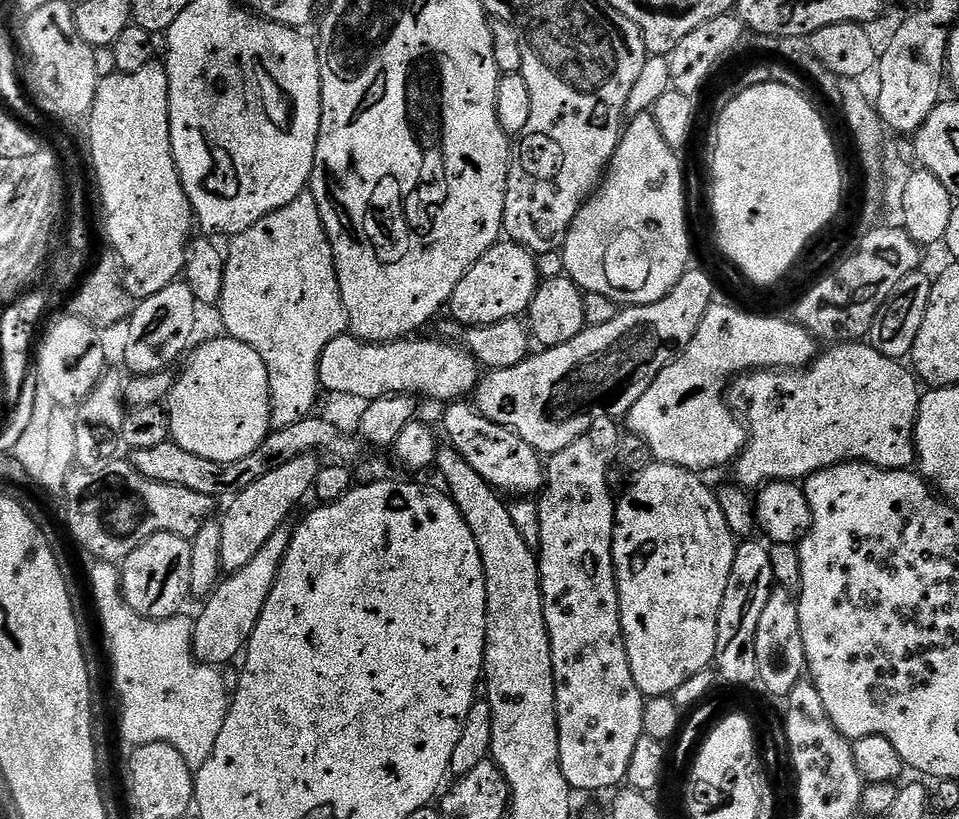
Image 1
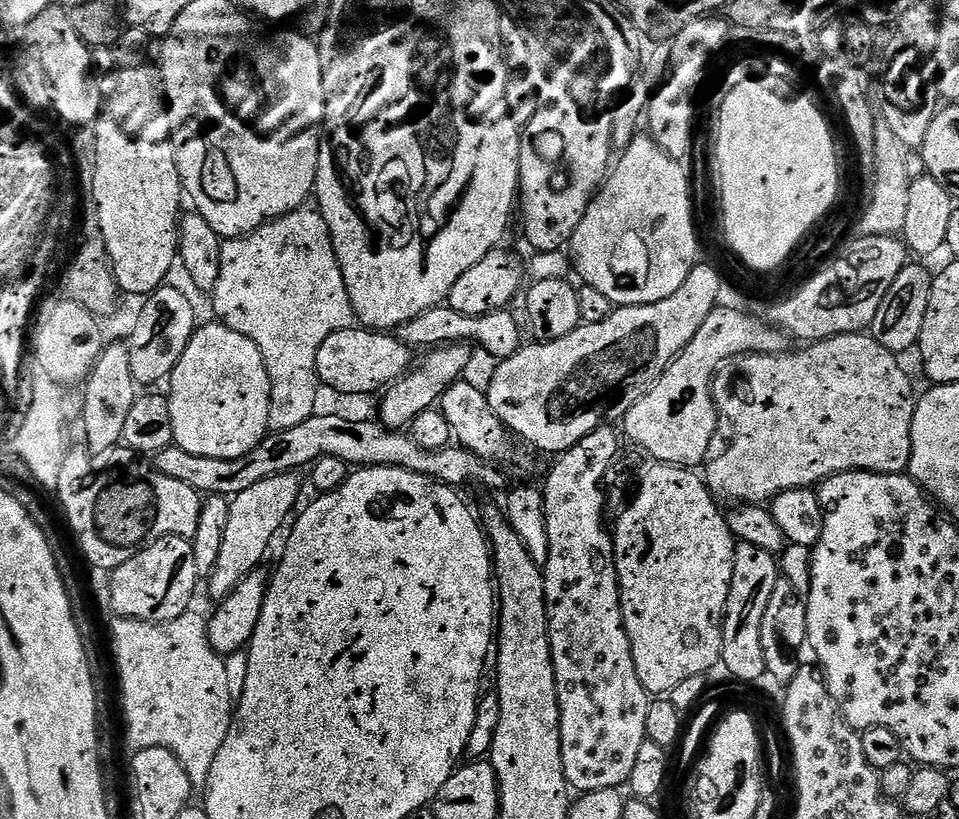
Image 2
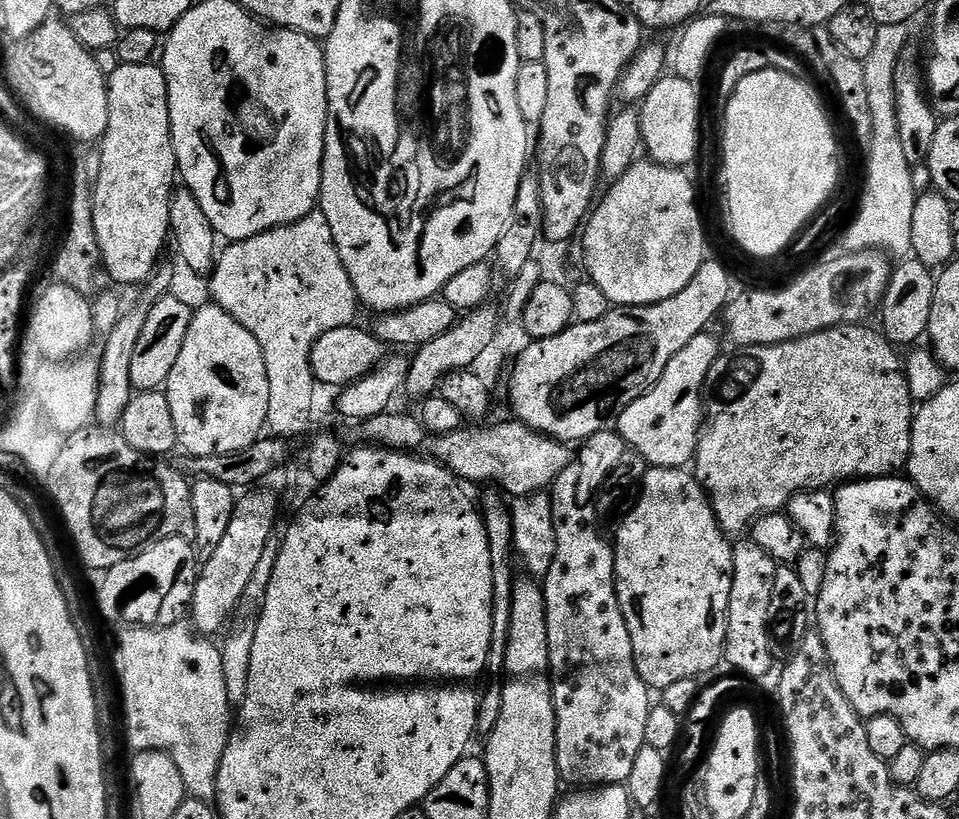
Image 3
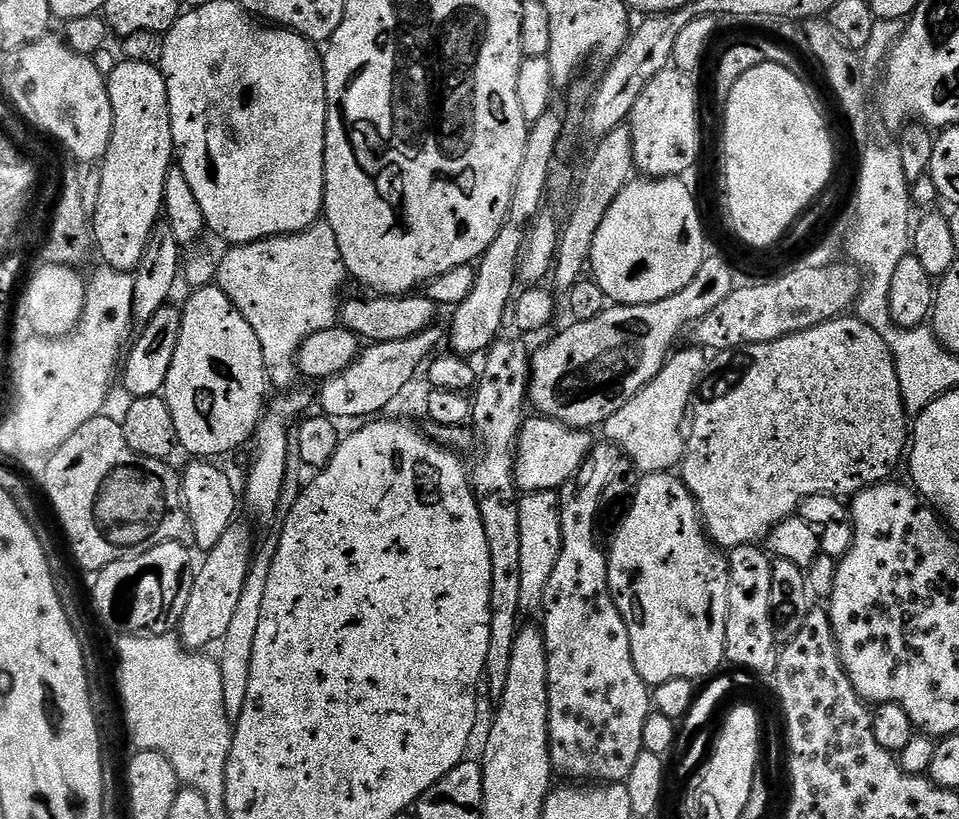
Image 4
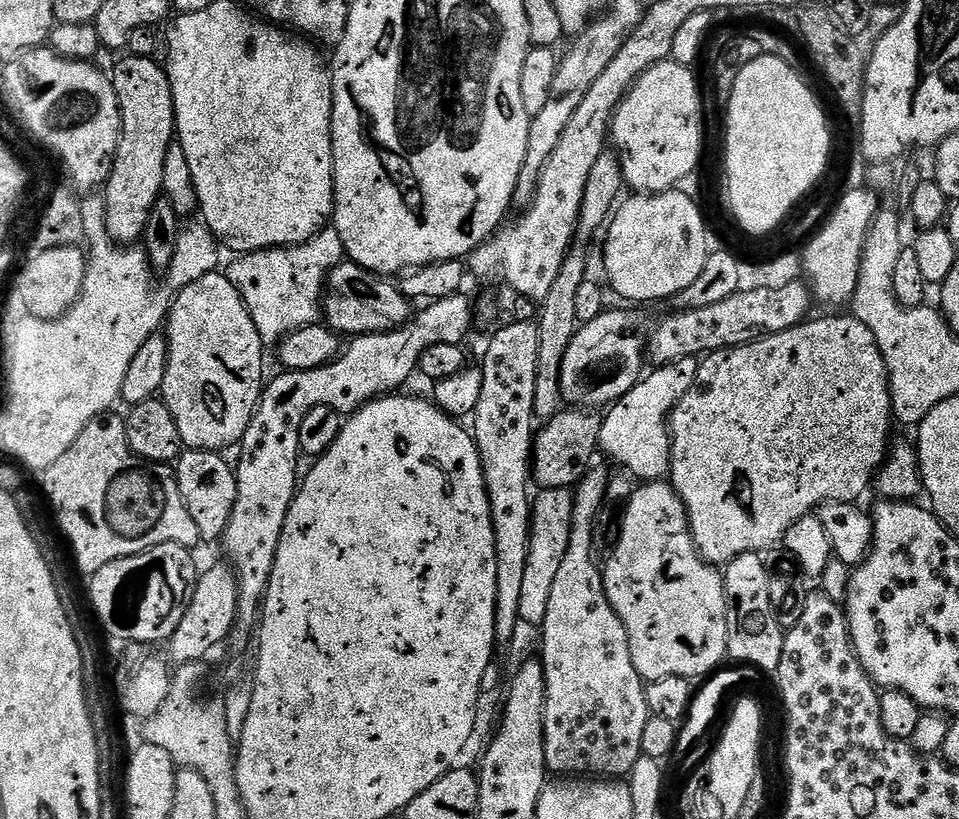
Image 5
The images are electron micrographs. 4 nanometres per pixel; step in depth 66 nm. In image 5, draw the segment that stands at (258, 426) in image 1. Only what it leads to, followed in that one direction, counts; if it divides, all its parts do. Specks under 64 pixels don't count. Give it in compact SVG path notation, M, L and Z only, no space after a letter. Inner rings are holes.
M220 270L198 278L198 282L190 282L190 286L176 293L170 305L166 335L168 365L162 399L170 414L174 414L174 422L178 422L178 434L182 434L185 449L205 448L211 452L220 452L231 444L232 447L239 445L250 426L252 413L256 411L257 393L261 391L262 380L260 384L254 373L243 372L242 369L227 364L227 360L244 360L248 352L265 351L266 348L264 339L258 334L258 326L254 326L254 318L250 318L250 310L246 310L242 302L240 291Z

